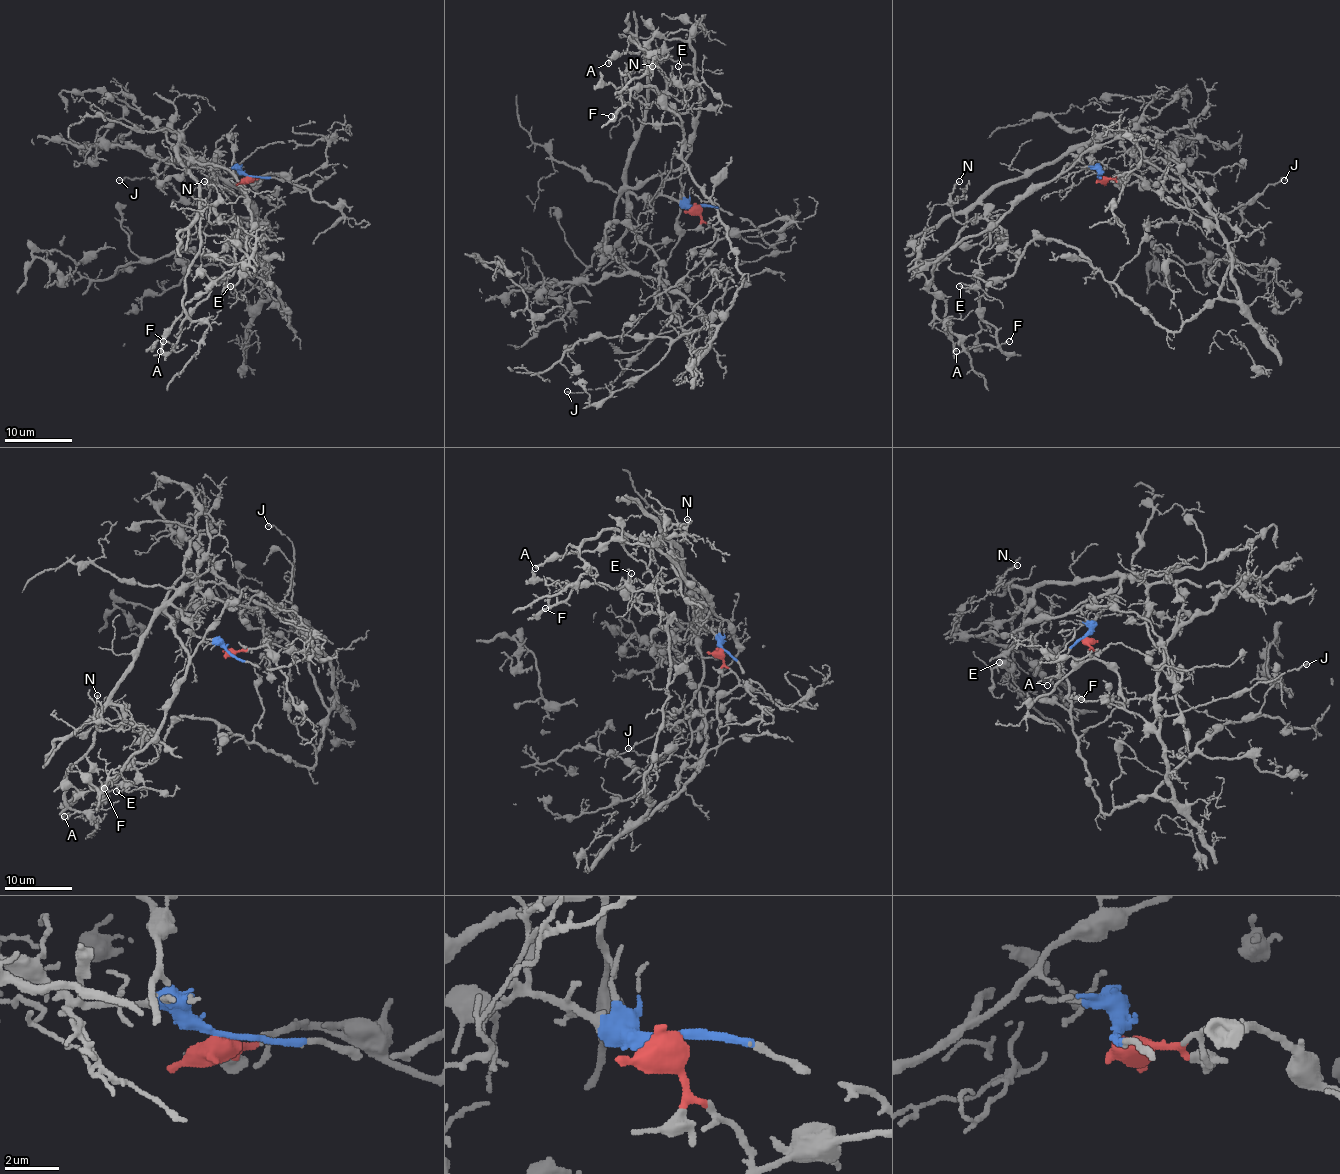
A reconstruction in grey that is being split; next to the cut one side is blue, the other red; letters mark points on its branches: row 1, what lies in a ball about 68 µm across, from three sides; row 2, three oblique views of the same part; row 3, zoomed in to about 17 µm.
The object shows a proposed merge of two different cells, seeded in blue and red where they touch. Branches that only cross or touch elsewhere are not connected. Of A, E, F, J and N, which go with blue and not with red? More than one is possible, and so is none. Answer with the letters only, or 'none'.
A, E, N

